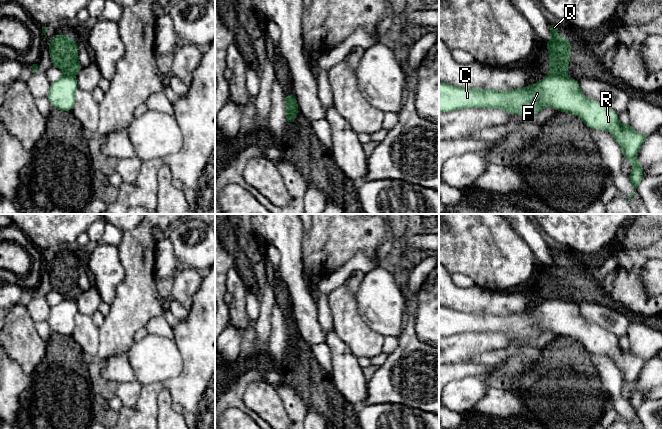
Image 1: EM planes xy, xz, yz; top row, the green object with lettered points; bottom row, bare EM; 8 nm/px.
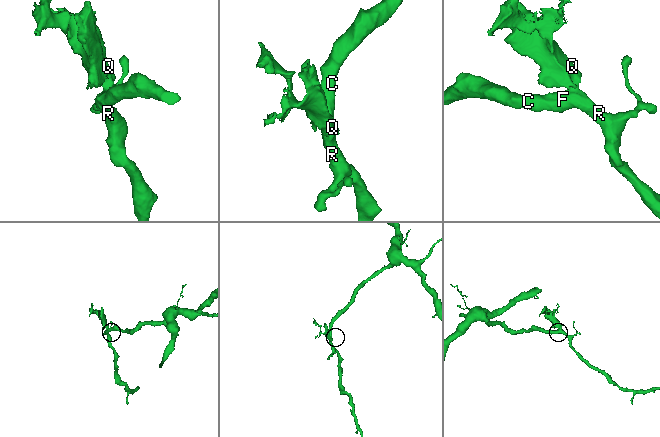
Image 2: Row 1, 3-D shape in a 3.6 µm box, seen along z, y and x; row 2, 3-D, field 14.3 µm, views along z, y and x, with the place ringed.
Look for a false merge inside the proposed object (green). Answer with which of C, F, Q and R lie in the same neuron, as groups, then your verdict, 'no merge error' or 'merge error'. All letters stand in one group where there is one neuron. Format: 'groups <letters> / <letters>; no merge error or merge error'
groups C F R / Q; merge error

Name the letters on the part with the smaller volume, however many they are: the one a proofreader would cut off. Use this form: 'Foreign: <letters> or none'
Foreign: Q

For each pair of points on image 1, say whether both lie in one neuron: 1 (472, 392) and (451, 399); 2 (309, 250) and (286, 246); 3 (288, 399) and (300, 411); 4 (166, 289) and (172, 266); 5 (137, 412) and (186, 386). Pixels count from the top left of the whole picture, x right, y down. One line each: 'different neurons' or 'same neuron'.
1: same neuron
2: different neurons
3: same neuron
4: same neuron
5: same neuron

